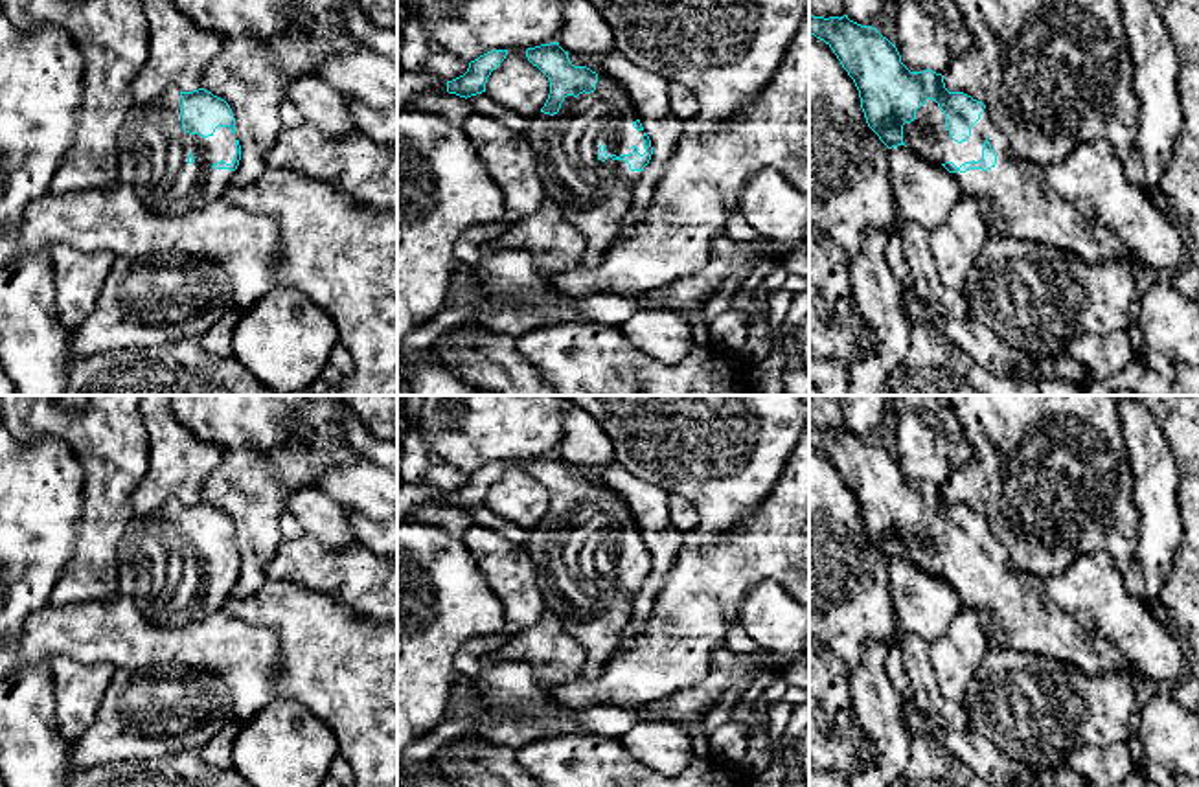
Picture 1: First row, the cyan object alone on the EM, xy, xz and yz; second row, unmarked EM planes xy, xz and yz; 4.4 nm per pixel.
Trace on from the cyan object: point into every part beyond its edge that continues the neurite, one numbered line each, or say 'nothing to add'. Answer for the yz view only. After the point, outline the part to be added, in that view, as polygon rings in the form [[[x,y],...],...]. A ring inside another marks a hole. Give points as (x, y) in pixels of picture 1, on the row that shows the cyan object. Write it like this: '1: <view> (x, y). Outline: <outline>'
1: yz (1021, 203). Outline: [[[932,99],[916,110],[914,121],[903,125],[903,143],[940,165],[953,162],[960,167],[982,160],[986,140],[997,154],[997,164],[988,171],[956,171],[953,177],[964,197],[984,199],[989,204],[993,237],[1043,243],[1076,254],[1087,263],[1129,261],[1142,283],[1155,278],[1114,230],[1081,215],[1072,202],[1059,197],[1048,186],[1045,167],[1015,158],[1008,138],[995,127],[986,108],[962,143],[951,138],[945,114]]]

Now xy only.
1: xy (153, 148). Outline: [[[171,88],[151,105],[132,105],[118,132],[120,180],[127,184],[140,202],[158,215],[186,215],[223,199],[234,171],[215,169],[221,160],[232,164],[237,136],[230,127],[217,127],[208,138],[182,129],[182,96]]]

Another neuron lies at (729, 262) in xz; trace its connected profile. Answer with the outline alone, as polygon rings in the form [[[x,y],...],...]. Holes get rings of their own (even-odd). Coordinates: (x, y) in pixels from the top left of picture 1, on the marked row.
[[[723,234],[714,239],[710,257],[695,278],[688,276],[668,287],[634,294],[633,298],[664,305],[682,316],[702,311],[715,292],[725,287],[736,287],[759,265],[756,250],[778,261],[776,246],[771,241],[758,235],[752,243],[741,245]]]

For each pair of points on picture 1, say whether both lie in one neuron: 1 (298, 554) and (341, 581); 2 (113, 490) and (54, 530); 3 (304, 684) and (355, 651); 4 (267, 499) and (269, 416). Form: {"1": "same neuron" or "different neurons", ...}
{"1": "same neuron", "2": "different neurons", "3": "same neuron", "4": "same neuron"}

